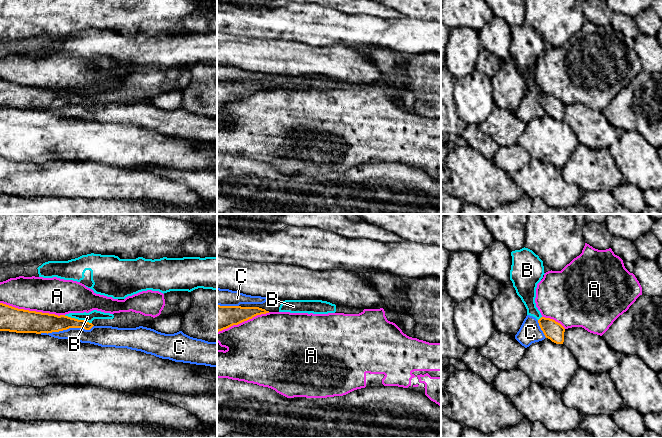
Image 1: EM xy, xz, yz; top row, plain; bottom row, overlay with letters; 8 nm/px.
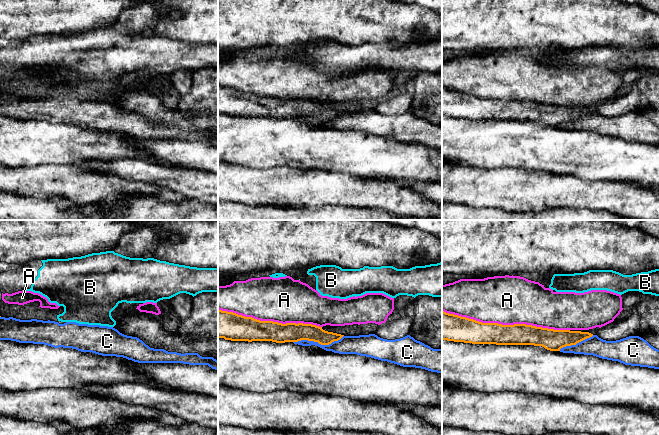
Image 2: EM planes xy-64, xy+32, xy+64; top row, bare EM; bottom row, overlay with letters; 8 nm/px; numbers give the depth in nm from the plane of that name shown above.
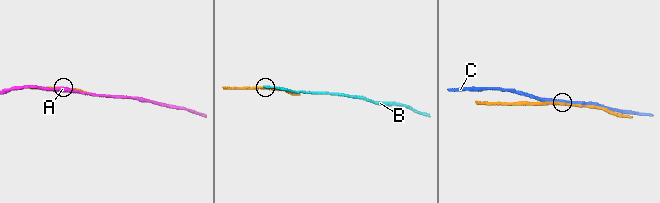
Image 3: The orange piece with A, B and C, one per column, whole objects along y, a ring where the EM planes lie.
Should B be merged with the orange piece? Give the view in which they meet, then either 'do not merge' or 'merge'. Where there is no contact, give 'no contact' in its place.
xy | do not merge

